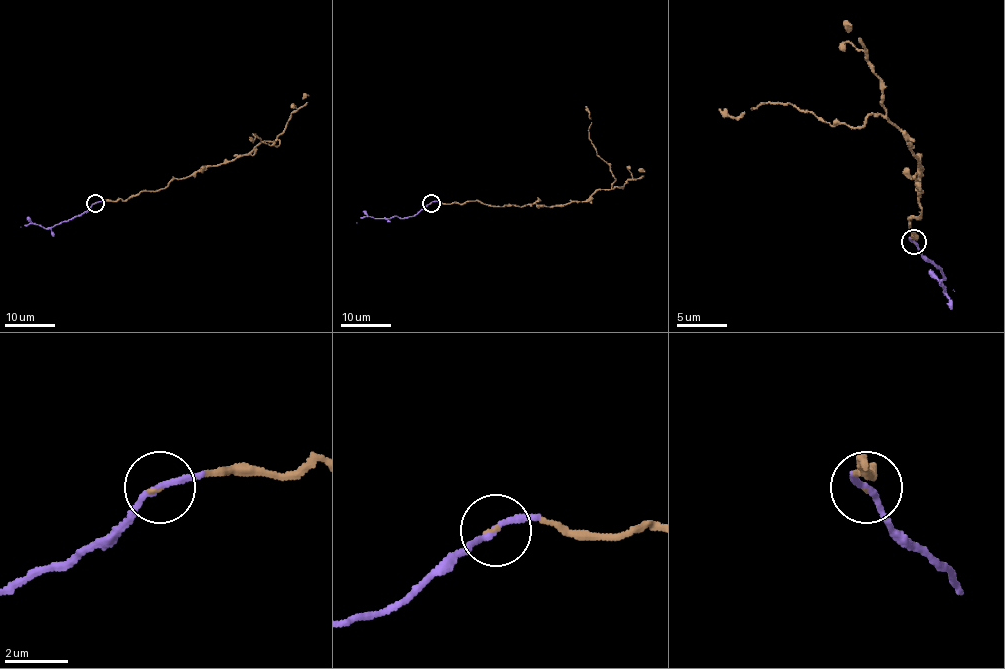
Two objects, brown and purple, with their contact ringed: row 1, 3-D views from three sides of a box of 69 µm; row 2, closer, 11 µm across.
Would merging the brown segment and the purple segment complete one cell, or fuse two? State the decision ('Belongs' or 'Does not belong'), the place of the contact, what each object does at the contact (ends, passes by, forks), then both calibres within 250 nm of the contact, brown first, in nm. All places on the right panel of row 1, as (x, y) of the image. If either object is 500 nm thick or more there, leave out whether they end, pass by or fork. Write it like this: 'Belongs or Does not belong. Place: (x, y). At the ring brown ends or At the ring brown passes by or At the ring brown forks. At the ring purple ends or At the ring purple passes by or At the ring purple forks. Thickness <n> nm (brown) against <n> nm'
Belongs. Place: (914, 242). At the ring brown ends. At the ring purple passes by. Thickness 70 nm (brown) against 190 nm

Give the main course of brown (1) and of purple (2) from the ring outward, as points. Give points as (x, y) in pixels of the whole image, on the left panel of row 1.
1: (94, 203), (164, 188), (279, 140), (276, 146), (249, 136)
2: (94, 203), (86, 211), (49, 227), (27, 224), (21, 227)

